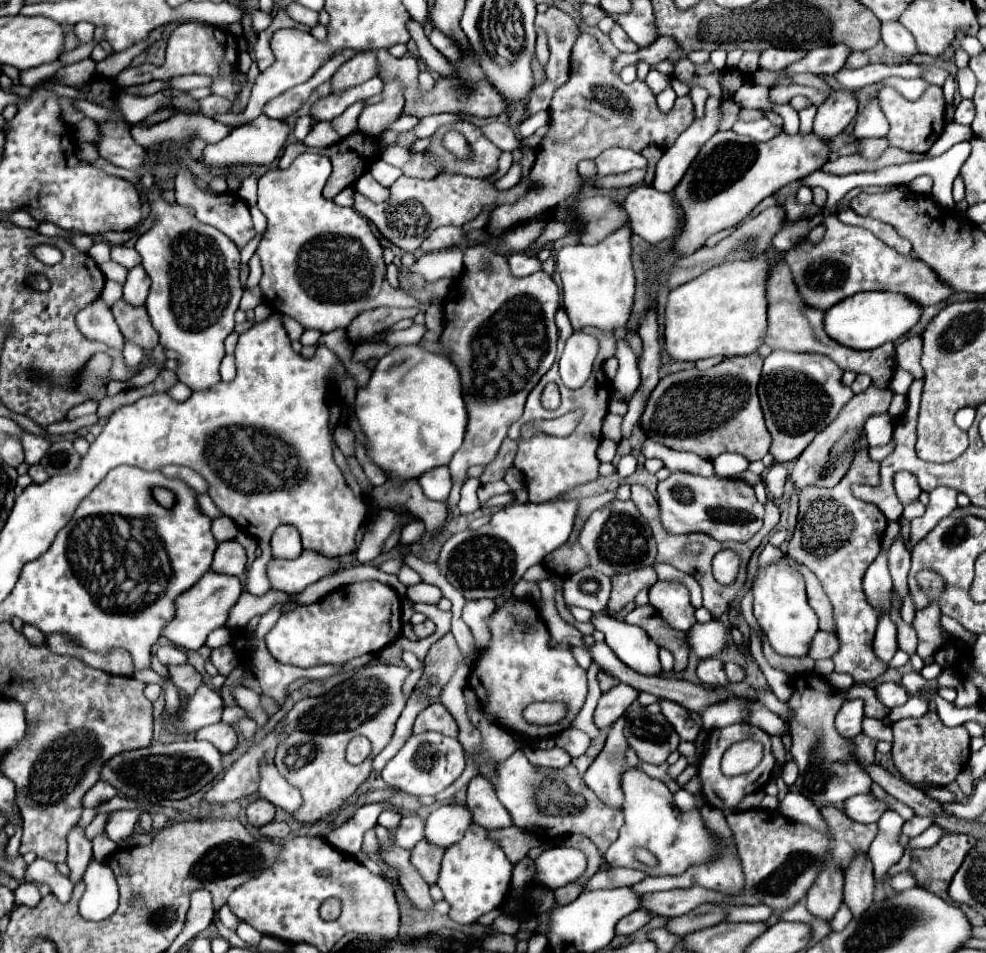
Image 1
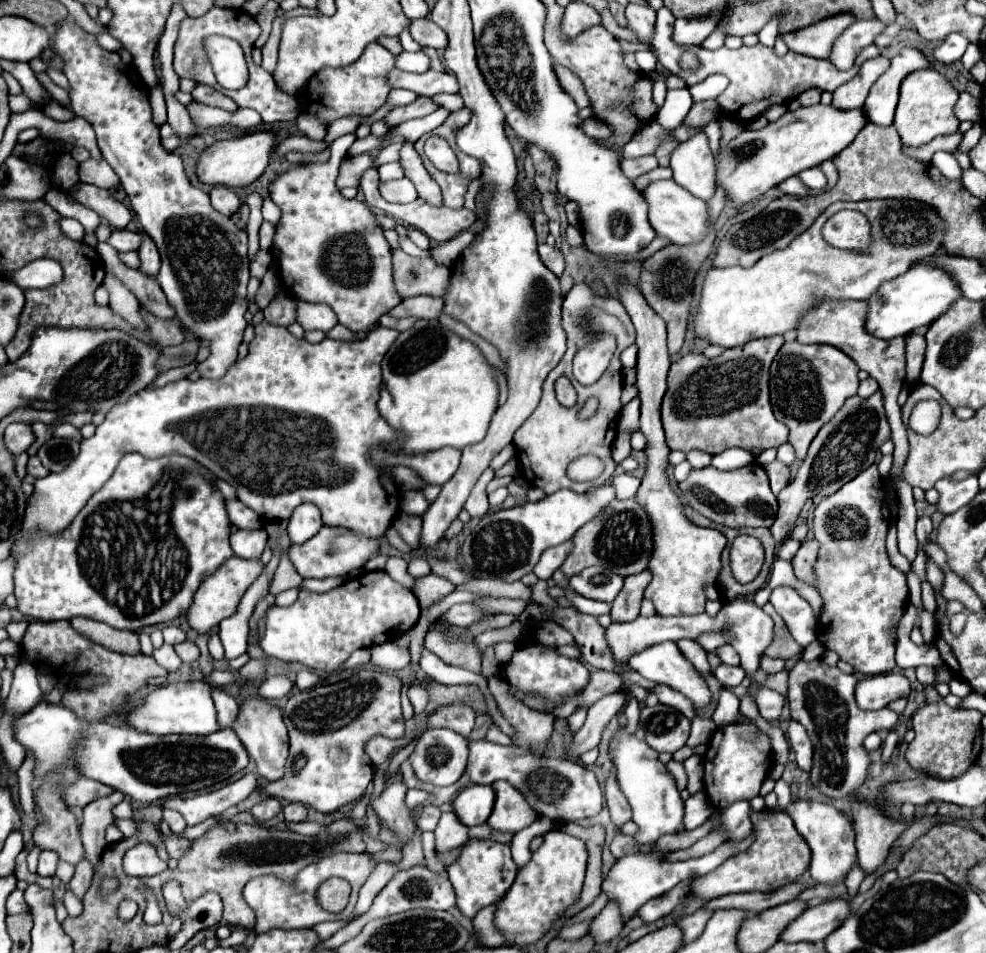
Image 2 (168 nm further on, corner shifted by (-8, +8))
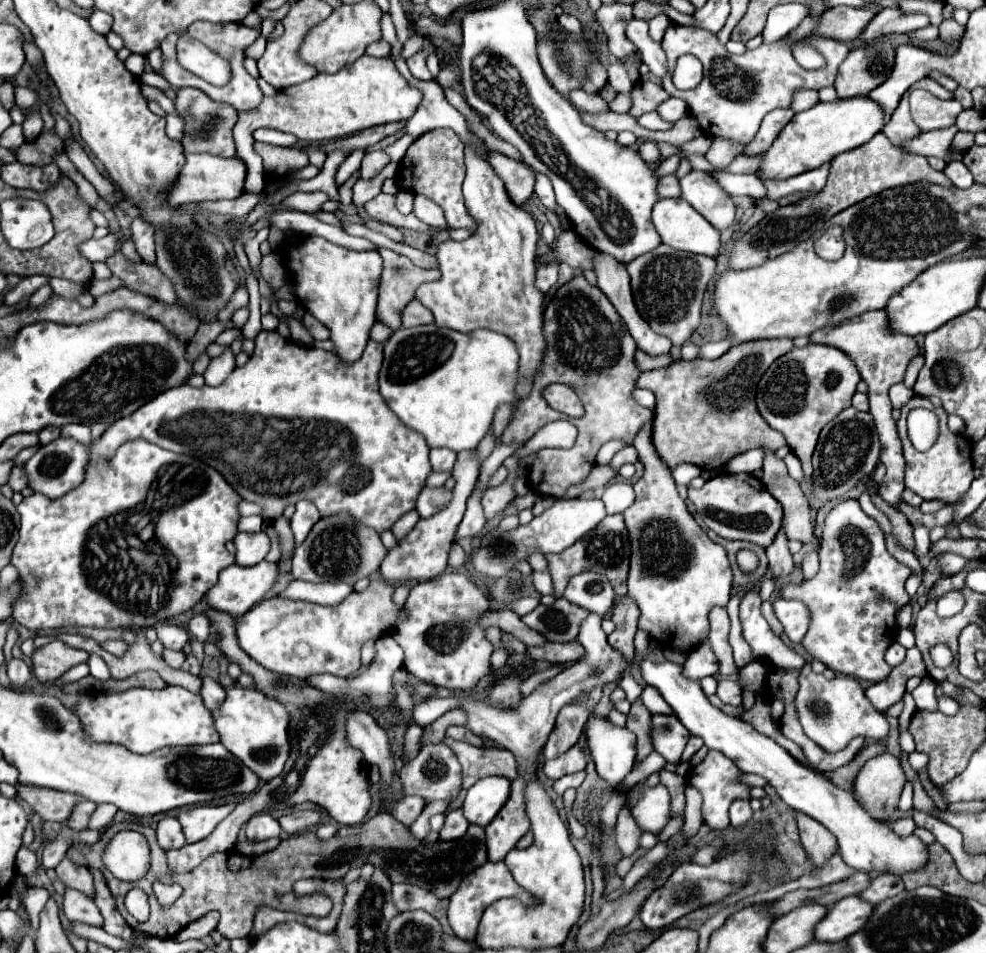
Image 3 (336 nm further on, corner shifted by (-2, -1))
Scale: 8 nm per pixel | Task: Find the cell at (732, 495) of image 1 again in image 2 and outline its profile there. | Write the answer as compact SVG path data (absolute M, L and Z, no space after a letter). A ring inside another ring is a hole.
M752 462L738 470L728 470L728 472L720 472L712 466L702 470L692 470L692 474L684 482L680 482L680 494L688 502L688 506L698 510L712 522L724 524L728 528L744 528L744 526L770 528L778 512L776 496L772 494L768 476L758 462ZM752 522L758 522L758 524L752 524Z

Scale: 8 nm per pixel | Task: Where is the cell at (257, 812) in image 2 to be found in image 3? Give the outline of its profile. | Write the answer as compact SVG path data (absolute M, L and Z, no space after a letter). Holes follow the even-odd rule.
M258 813L246 823L246 837L250 841L264 841L280 835L280 825L270 813Z

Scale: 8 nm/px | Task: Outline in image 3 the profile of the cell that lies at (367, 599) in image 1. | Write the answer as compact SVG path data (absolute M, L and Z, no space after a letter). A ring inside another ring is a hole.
M378 577L378 579L372 579L370 585L362 593L352 591L338 605L316 605L308 601L288 601L280 597L270 597L270 599L260 601L256 607L252 607L246 615L240 617L240 621L236 623L238 643L256 663L260 663L262 667L278 675L292 675L292 677L308 679L318 673L332 673L338 677L348 677L360 669L362 645L370 639L392 633L406 619L406 609L398 607L392 595L394 595L394 585Z

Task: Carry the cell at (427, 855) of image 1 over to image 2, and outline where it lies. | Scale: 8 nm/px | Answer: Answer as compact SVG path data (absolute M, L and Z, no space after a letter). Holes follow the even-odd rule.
M454 812L442 814L434 834L436 834L436 850L438 852L454 850L454 848L462 846L464 840L468 840L468 828L464 828L464 824L460 824L460 820L456 820Z

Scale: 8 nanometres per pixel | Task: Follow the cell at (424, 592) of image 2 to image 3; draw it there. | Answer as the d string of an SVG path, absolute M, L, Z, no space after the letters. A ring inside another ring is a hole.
M442 573L410 589L406 599L408 619L394 629L392 637L404 649L404 667L416 679L446 687L456 693L470 693L490 673L492 645L478 625L478 615L488 609L488 597L464 573Z

